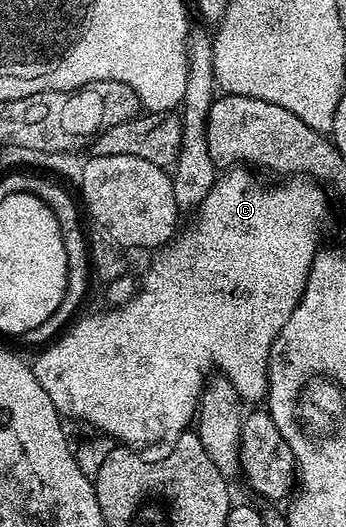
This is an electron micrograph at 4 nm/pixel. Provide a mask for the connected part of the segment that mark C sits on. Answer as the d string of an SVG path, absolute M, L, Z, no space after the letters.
M249 168L226 169L218 177L211 192L207 192L207 196L200 206L196 207L195 213L192 215L192 217L194 216L193 223L186 230L184 227L176 235L175 240L168 243L156 255L158 258L146 268L141 282L139 278L139 289L129 301L120 303L116 308L109 308L113 310L105 310L102 314L89 314L86 318L78 317L52 345L38 353L42 354L37 359L32 359L31 365L39 384L43 384L43 392L47 392L47 396L51 396L51 404L55 404L55 408L66 419L78 418L81 422L90 422L97 429L94 431L130 448L142 448L141 446L149 446L152 442L161 442L164 438L176 439L190 429L197 412L197 401L201 398L201 389L205 386L207 375L210 373L208 370L212 366L218 366L221 369L218 371L228 378L232 386L237 389L237 397L246 403L257 402L260 398L262 401L268 395L271 344L275 344L283 324L287 324L287 320L291 320L291 312L295 312L305 291L307 276L311 272L311 264L322 245L322 243L320 244L321 229L324 228L325 221L329 218L330 195L324 185L304 176L290 177L286 181L289 182L286 186L264 186L256 176L258 177Z

